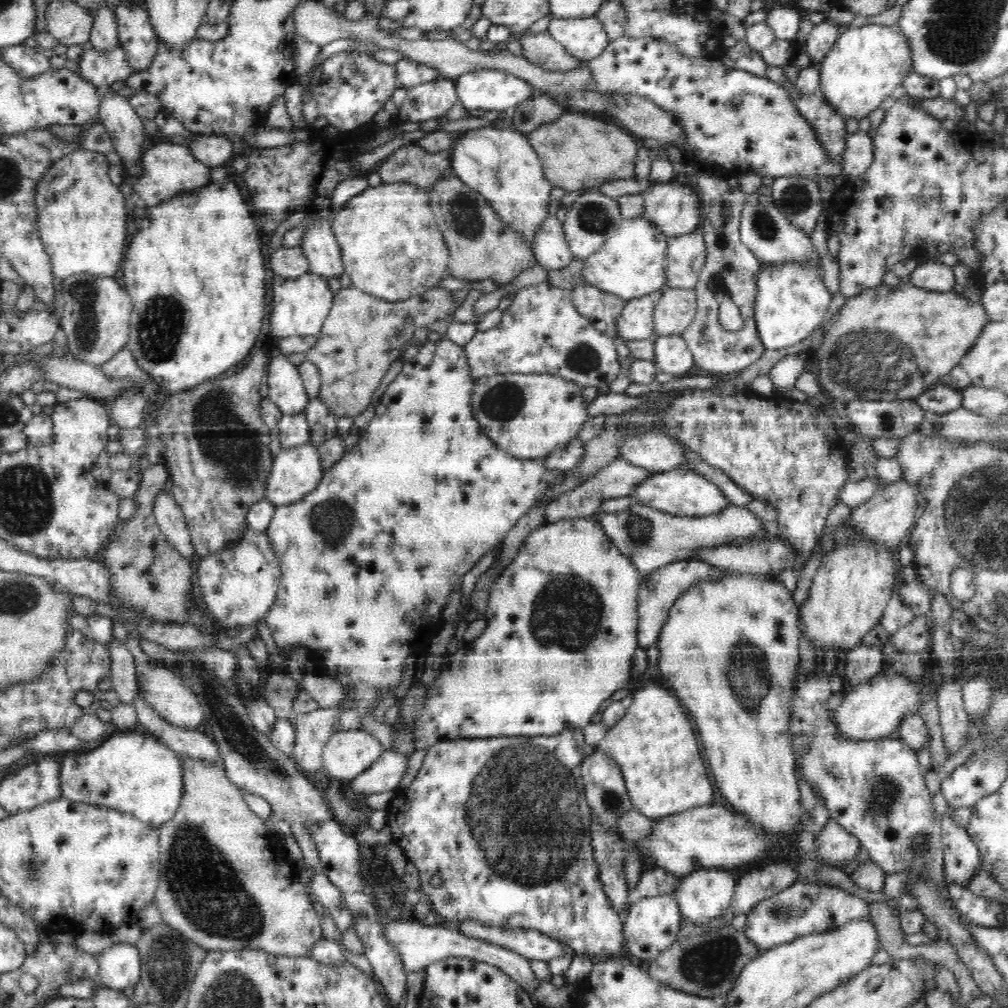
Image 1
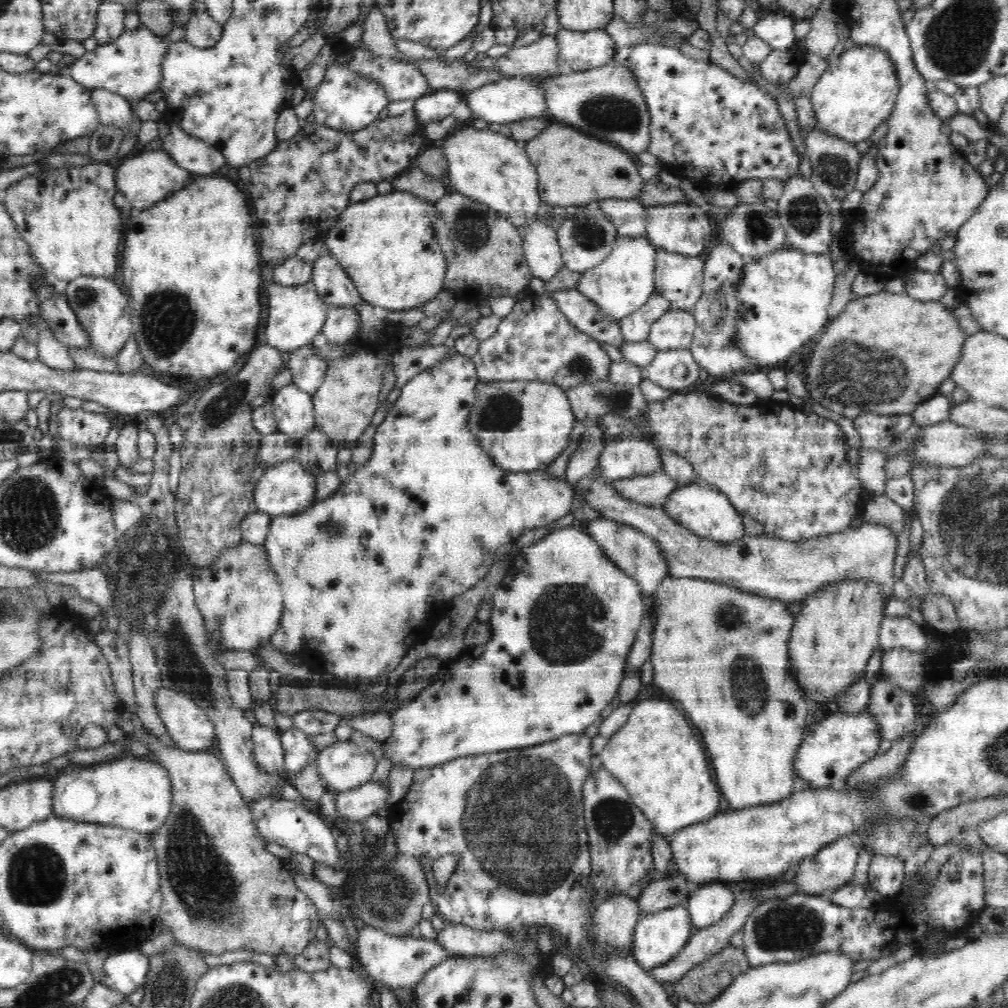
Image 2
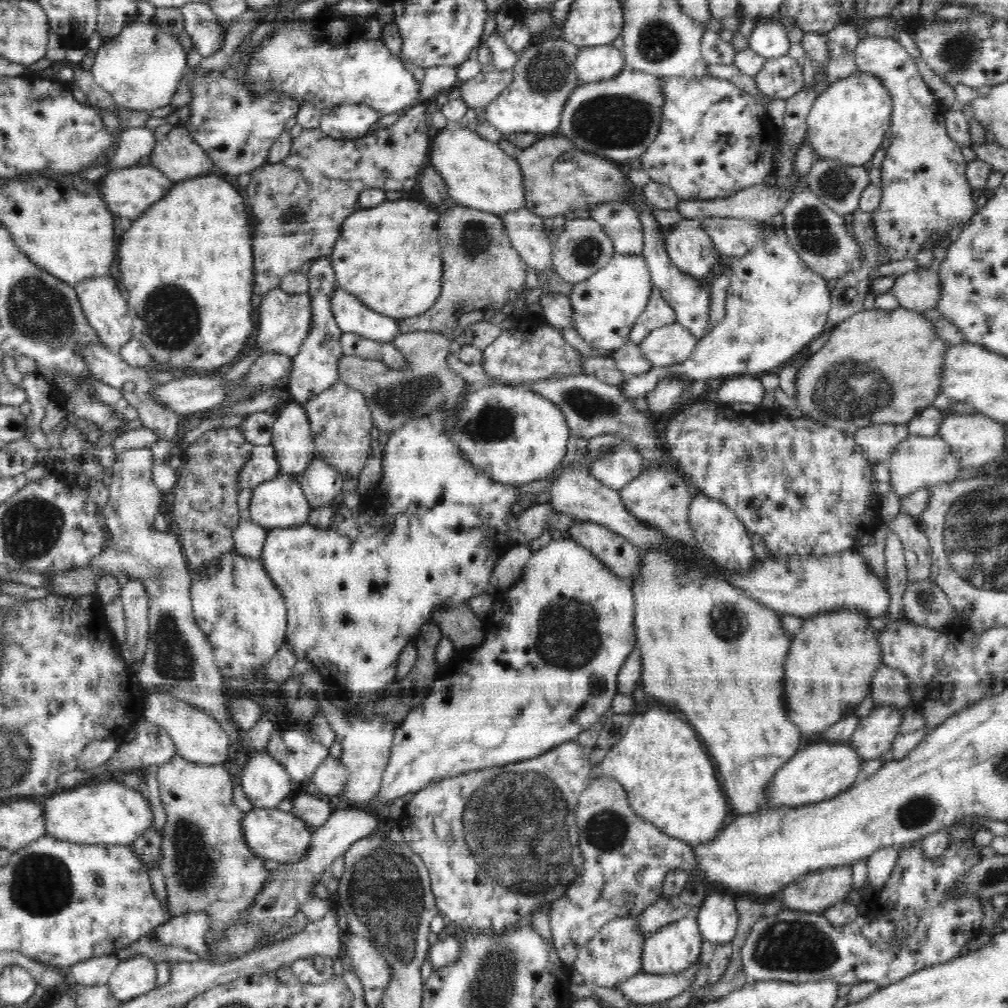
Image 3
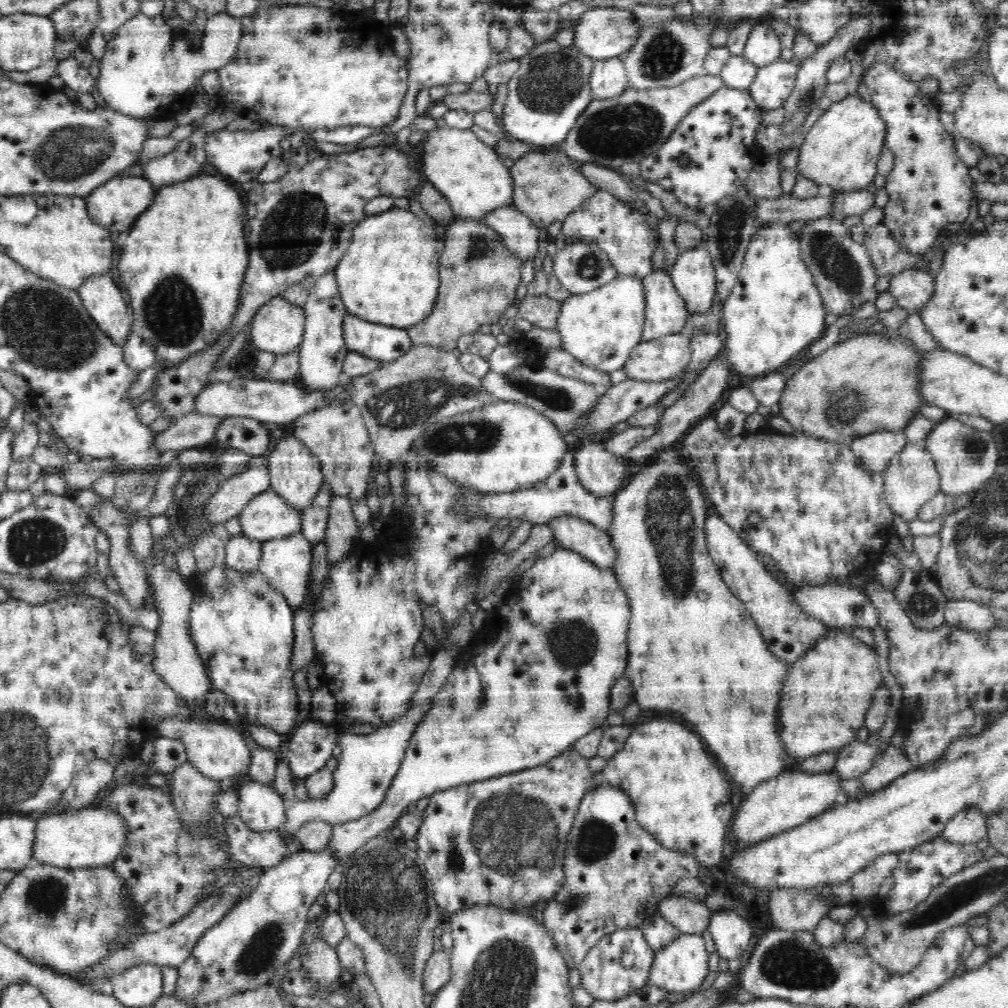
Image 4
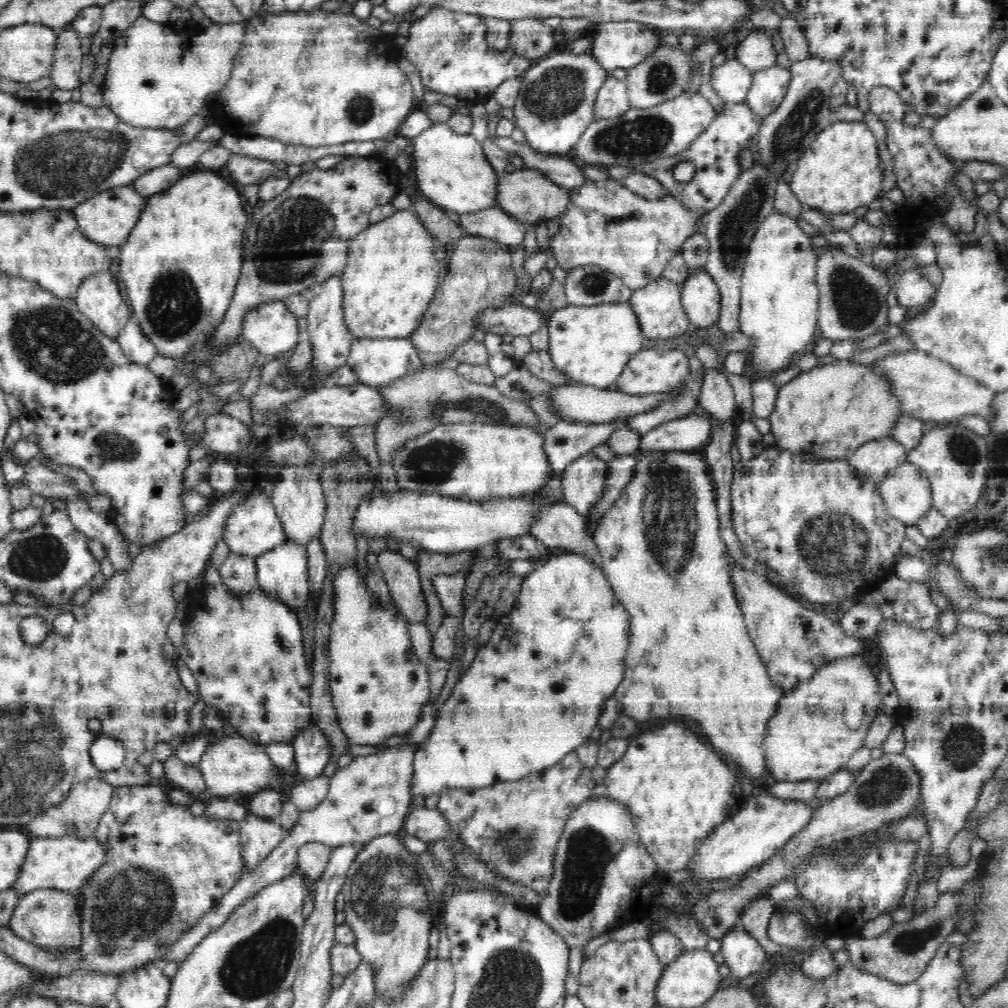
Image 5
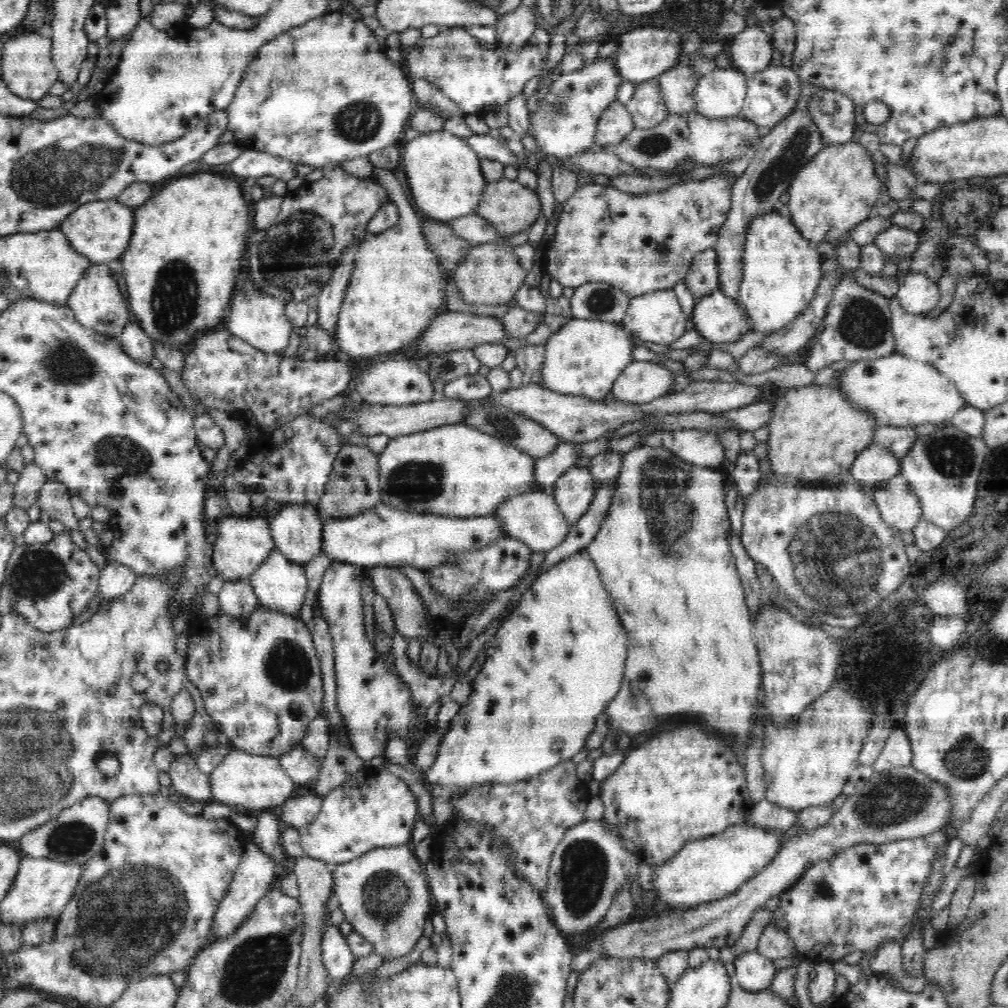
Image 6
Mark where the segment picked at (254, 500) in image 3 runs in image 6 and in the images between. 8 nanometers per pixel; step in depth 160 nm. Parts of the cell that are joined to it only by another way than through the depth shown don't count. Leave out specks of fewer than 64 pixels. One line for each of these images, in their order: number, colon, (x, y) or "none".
4: (266, 517)
5: (253, 527)
6: (242, 543)

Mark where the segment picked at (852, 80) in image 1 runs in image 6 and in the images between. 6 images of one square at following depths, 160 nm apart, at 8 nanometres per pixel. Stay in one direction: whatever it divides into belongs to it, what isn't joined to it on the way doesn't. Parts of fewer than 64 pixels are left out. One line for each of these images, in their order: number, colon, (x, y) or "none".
2: (858, 89)
3: (850, 117)
4: (839, 153)
5: (840, 172)
6: (836, 190)

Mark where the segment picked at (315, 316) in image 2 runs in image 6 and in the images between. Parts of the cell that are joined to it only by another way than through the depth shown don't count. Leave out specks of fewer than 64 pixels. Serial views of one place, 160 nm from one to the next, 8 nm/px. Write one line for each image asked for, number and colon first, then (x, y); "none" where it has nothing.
3: (286, 319)
4: (278, 327)
5: (270, 328)
6: (259, 319)

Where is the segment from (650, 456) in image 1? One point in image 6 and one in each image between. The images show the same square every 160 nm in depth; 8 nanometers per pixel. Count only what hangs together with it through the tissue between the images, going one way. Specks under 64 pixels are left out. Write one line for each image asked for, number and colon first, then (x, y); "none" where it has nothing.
2: (625, 458)
3: (621, 465)
4: (604, 480)
5: (581, 491)
6: (575, 489)

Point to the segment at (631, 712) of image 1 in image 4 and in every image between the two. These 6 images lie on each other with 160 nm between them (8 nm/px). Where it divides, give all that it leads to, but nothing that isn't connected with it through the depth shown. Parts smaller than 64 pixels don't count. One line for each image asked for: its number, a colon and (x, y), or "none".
2: (663, 766)
3: (670, 781)
4: (679, 795)

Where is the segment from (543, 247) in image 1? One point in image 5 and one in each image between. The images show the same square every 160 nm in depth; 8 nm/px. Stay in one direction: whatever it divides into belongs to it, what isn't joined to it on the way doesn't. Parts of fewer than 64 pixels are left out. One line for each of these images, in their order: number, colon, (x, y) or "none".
2: (540, 244)
3: (526, 231)
4: (518, 232)
5: (493, 223)

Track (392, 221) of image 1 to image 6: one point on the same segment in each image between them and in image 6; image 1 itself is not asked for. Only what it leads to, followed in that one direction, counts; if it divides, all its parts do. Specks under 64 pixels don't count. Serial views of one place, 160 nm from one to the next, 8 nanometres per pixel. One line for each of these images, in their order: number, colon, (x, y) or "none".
2: (387, 245)
3: (388, 256)
4: (389, 275)
5: (392, 273)
6: (397, 284)

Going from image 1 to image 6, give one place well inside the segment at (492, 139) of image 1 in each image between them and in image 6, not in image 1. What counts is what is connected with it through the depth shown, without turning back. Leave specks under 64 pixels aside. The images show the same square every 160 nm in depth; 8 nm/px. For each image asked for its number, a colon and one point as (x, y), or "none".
2: (491, 168)
3: (479, 174)
4: (470, 174)
5: (452, 172)
6: (444, 174)

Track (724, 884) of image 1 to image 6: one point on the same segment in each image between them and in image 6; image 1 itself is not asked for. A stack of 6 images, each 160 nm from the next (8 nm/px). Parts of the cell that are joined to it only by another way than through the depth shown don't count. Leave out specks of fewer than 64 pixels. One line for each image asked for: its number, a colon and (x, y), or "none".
2: (706, 906)
3: (716, 916)
4: (732, 936)
5: (743, 955)
6: (753, 972)

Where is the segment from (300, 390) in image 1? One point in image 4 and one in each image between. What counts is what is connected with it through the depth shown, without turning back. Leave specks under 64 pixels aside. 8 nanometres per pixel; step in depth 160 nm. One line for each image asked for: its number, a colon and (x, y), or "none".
2: (293, 409)
3: (292, 438)
4: (295, 474)

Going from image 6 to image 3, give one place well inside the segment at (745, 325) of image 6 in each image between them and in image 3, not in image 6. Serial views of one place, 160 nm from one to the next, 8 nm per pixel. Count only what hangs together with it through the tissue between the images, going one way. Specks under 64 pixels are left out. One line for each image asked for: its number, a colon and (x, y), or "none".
3: (688, 245)
4: (693, 274)
5: (700, 297)

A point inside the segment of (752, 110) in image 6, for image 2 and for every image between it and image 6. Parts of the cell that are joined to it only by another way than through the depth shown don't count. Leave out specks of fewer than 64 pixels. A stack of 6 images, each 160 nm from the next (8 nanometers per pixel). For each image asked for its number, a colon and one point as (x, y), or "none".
2: (779, 66)
3: (779, 78)
4: (773, 83)
5: (769, 86)

